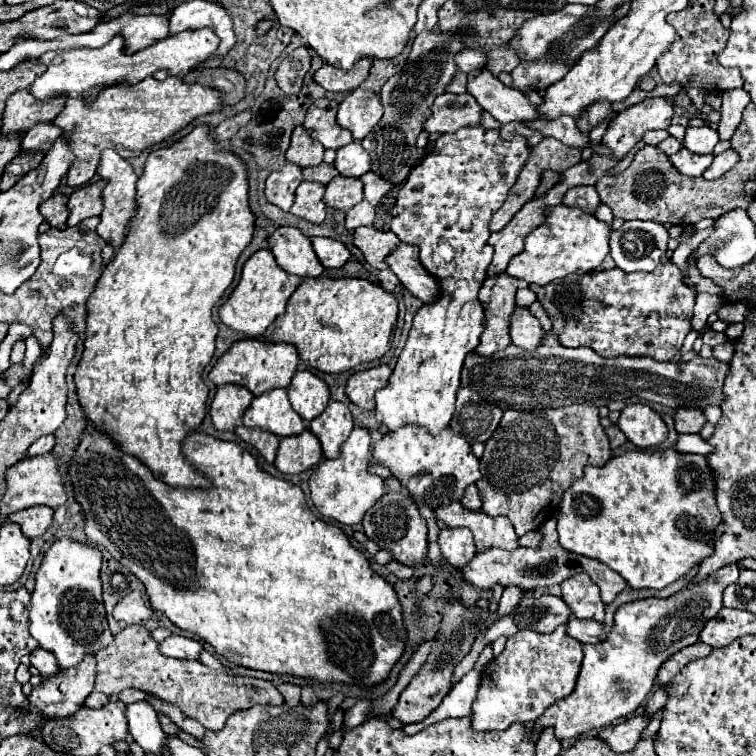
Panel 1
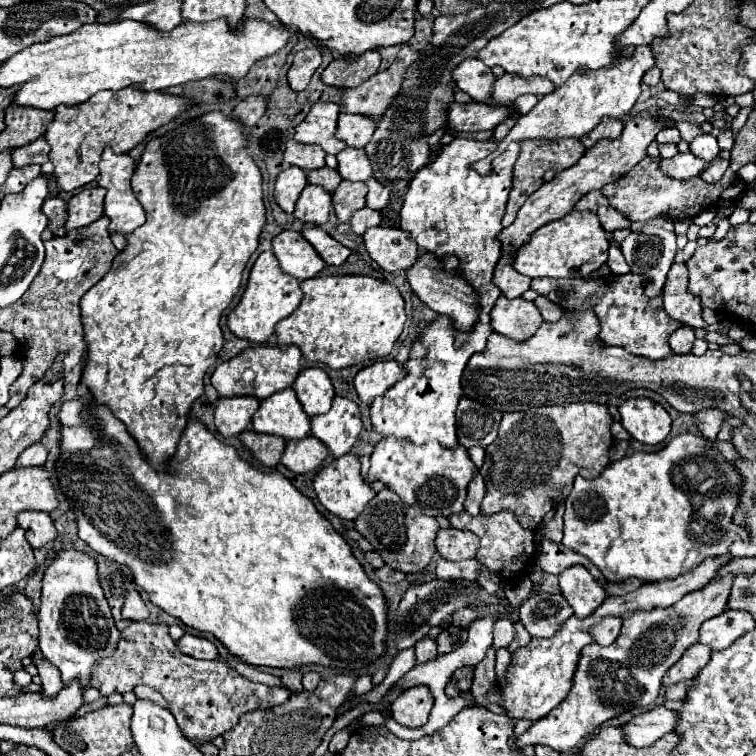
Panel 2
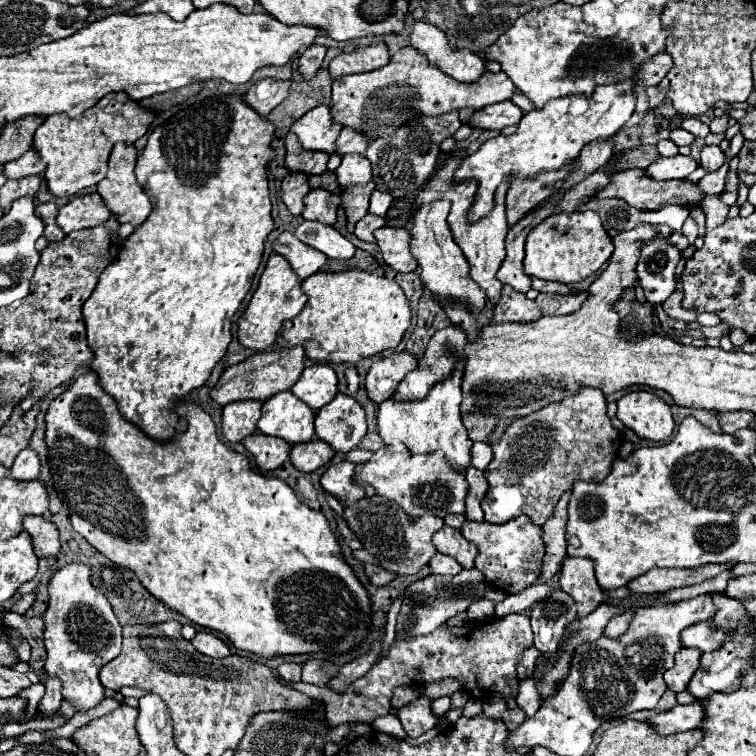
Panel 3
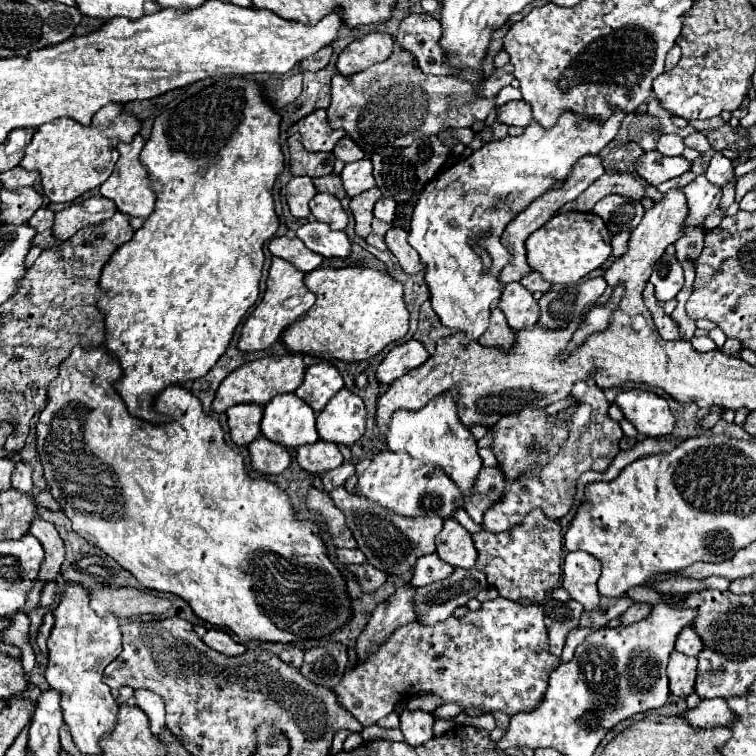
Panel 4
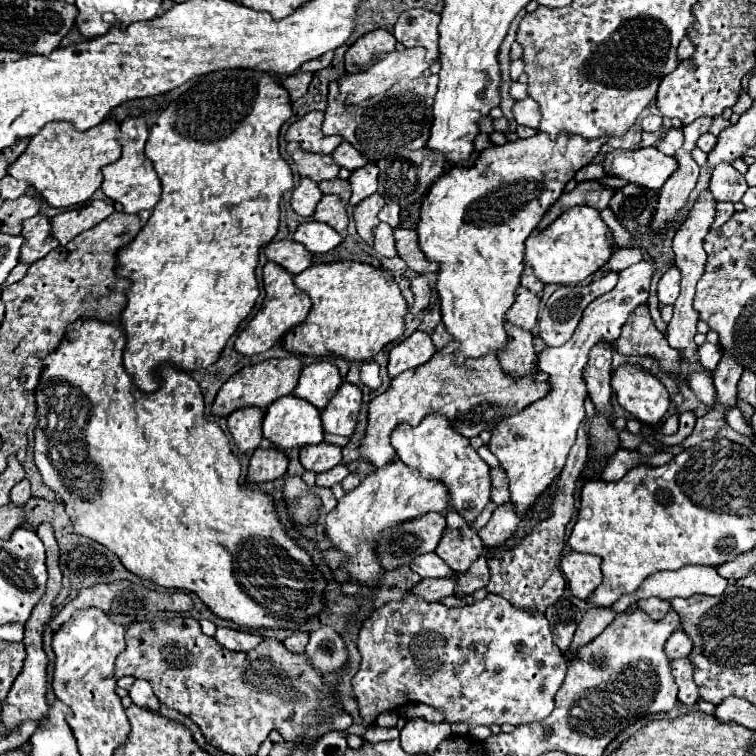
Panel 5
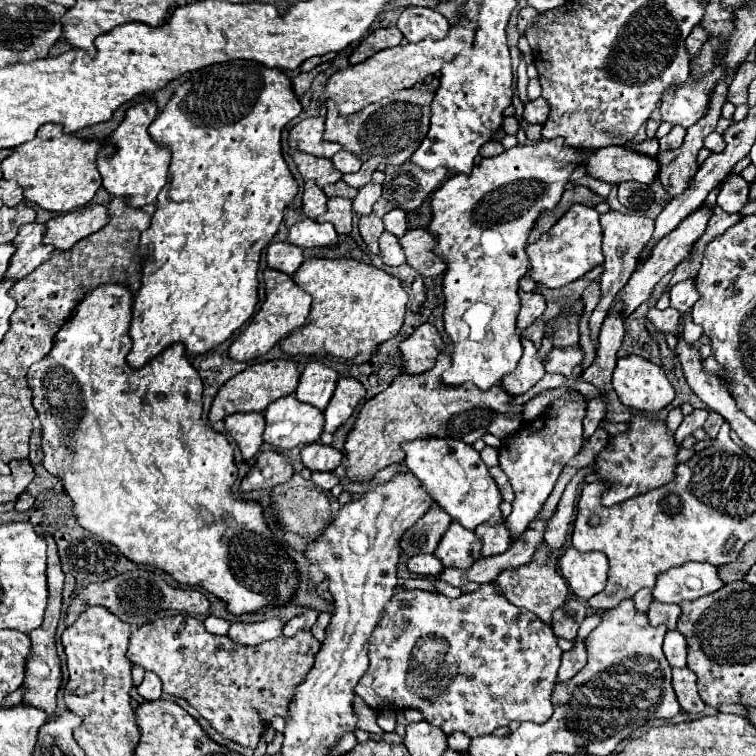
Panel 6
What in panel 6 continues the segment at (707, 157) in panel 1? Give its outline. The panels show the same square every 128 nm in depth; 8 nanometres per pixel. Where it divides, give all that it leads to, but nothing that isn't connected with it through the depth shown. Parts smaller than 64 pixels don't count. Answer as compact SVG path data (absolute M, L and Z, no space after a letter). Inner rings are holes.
M606 146L590 154L588 158L588 176L620 184L626 180L652 184L660 172L656 156L638 154L624 146Z

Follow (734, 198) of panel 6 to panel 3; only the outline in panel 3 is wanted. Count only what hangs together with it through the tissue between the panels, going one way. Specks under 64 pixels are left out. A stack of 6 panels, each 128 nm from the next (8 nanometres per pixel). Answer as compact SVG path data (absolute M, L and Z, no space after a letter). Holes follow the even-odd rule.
M704 146L700 152L700 166L706 172L716 172L716 168L720 168L724 164L724 152L720 150L720 146Z

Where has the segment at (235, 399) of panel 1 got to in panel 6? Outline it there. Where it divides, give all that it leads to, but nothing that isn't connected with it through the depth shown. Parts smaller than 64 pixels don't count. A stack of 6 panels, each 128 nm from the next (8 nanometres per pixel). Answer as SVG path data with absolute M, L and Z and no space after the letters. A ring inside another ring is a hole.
M248 412L248 414L230 414L224 420L228 432L232 434L234 442L238 444L242 458L250 462L260 446L262 446L262 432L264 432L264 416L260 412Z

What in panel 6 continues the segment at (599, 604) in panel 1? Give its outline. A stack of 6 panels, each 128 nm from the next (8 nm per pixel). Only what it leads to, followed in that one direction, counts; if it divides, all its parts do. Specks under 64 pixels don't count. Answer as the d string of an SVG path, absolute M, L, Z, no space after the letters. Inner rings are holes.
M568 548L560 556L558 566L578 598L588 600L606 586L608 560L602 552L578 552L576 548Z

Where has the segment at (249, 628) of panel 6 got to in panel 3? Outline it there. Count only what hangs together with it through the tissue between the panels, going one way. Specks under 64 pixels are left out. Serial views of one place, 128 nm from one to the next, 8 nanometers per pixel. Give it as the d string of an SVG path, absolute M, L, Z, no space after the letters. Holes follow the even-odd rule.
M198 632L190 642L200 654L210 658L226 658L230 654L230 648L212 632Z

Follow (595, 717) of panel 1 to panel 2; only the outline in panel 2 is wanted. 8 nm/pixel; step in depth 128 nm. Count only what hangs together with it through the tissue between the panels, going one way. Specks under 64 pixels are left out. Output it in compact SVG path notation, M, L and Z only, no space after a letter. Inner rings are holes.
M728 574L720 580L712 580L708 586L684 596L672 608L654 608L650 612L636 610L622 618L622 632L610 646L588 644L582 652L576 668L574 686L568 698L558 704L548 716L534 722L518 740L520 748L532 744L546 744L558 752L576 750L594 730L632 708L650 706L662 688L662 676L672 664L680 660L686 648L698 642L700 624L726 610L734 576Z

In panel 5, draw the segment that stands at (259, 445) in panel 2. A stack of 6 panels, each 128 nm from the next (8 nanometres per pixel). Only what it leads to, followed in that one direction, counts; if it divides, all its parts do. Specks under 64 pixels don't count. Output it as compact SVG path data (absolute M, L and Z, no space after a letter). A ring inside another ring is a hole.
M256 448L248 466L250 482L268 482L286 474L288 458L282 450L276 448Z

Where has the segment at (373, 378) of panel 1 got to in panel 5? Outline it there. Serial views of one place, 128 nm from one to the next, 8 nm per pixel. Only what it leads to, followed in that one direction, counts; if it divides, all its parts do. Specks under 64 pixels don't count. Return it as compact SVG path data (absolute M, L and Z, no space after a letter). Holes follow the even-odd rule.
M416 330L412 336L408 336L404 342L396 344L390 350L390 358L388 358L388 376L394 378L398 374L402 374L404 370L416 368L426 364L432 354L436 352L430 336L426 332Z

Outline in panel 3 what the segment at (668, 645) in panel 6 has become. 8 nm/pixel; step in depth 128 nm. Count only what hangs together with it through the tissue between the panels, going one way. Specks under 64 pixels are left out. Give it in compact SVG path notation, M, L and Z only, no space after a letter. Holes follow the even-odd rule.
M712 620L694 624L682 632L682 644L688 648L700 648L702 652L714 652L722 648L726 640L726 630L716 626Z

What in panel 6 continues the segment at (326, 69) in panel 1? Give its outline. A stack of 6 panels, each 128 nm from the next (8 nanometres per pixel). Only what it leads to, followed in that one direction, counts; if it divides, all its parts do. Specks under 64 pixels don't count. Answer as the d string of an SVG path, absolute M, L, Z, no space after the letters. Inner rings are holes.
M378 28L374 32L370 32L350 54L350 64L360 64L366 58L370 58L372 54L384 50L384 48L392 48L398 46L402 40L402 34L398 32L398 28Z

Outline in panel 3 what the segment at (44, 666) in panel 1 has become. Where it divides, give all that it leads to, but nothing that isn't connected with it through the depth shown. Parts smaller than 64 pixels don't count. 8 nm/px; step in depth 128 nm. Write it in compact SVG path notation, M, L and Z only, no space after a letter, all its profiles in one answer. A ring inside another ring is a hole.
M48 676L46 682L46 694L42 696L40 704L38 704L38 712L44 716L44 718L54 718L58 714L58 708L60 708L60 702L62 702L62 684L58 678L52 678Z

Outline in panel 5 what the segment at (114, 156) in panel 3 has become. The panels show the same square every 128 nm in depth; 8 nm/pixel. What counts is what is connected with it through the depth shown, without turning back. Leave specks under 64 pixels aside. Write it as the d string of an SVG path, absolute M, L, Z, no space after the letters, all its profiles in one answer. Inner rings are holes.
M130 118L120 124L120 144L122 144L122 158L114 164L108 164L102 168L104 182L102 192L124 206L126 214L138 214L140 210L152 210L160 200L160 180L152 168L152 162L144 156L144 144L148 140L148 126L146 120Z

